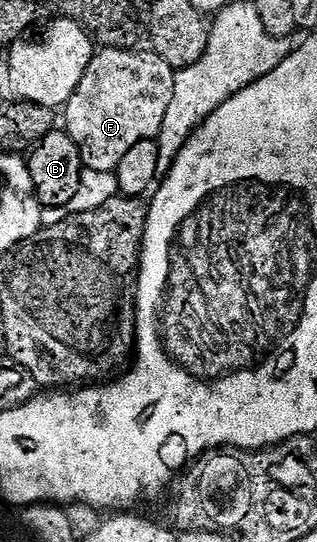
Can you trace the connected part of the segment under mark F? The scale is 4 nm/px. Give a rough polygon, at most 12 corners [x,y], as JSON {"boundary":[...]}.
{"boundary":[[100,47],[65,106],[84,168],[155,140],[176,69]]}

